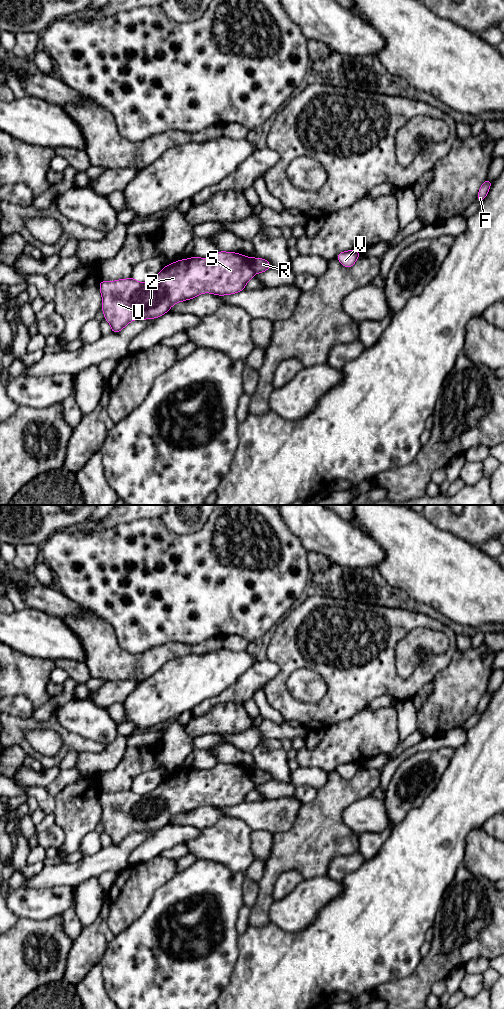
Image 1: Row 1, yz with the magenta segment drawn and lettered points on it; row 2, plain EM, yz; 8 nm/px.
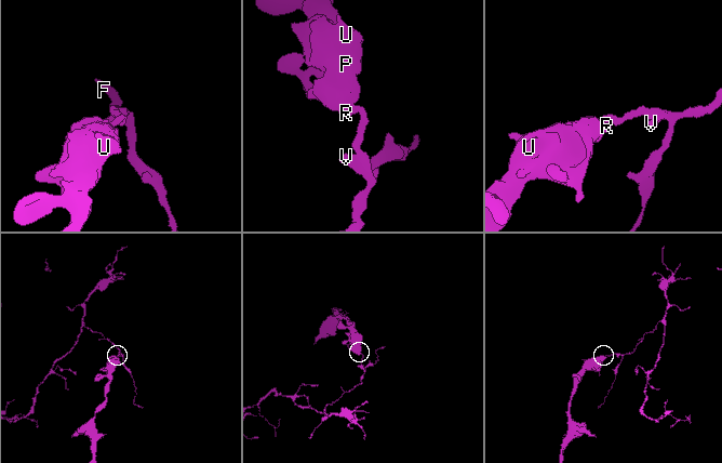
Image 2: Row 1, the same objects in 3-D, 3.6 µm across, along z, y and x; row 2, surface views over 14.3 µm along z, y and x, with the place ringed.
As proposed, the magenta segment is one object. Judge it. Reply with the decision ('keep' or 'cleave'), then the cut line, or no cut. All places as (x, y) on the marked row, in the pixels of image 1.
cleave | yz (250, 259), (250, 265), (255, 272)

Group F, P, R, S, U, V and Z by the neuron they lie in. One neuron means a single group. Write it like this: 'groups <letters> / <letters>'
groups F R V / P S U Z

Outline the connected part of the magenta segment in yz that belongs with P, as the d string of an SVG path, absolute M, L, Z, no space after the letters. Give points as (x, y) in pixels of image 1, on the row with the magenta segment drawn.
M219 251L208 258L190 257L174 261L166 265L154 278L147 282L140 283L134 278L119 279L116 281L101 280L99 289L102 295L101 309L105 320L111 325L111 333L118 333L132 320L145 320L159 318L169 311L176 303L193 299L203 293L214 295L231 295L245 289L245 285L255 276L251 266L251 258L234 252Z

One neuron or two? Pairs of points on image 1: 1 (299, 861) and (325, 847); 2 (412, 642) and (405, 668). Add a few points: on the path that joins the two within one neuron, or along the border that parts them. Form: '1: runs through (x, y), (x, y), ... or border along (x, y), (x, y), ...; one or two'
1: runs through (305, 855), (313, 847), (319, 847); one
2: runs through (412, 648), (408, 653), (406, 662); one

